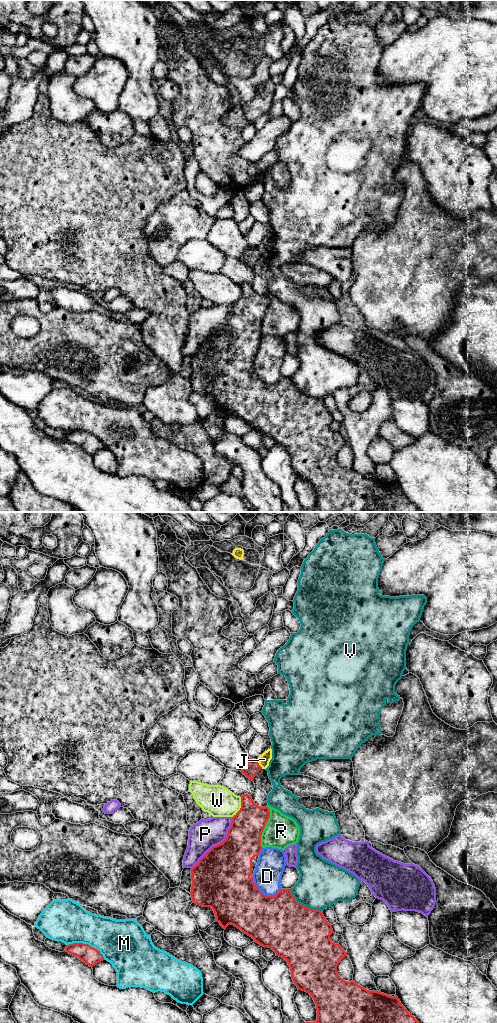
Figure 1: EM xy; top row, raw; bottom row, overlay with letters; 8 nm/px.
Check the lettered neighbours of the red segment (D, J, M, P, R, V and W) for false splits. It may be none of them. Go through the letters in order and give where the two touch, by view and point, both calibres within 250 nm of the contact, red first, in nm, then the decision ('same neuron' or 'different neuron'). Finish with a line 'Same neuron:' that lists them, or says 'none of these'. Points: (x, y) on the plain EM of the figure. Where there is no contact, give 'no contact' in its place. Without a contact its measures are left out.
D: meets red in xy at (266, 383); 440 nm thick on the red side, 220 nm on the other; different neuron
J: meets red in xy at (258, 252); 120 nm thick on the red side, 90 nm on the other; different neuron
M: meets red in xy at (87, 432); 140 nm thick on the red side, 340 nm on the other; different neuron
P: meets red in xy at (218, 332); 440 nm thick on the red side, 240 nm on the other; different neuron
R: meets red in xy at (264, 315); 280 nm thick on the red side, 260 nm on the other; different neuron
V: meets red in xy at (302, 393); 460 nm thick on the red side, 360 nm on the other; different neuron
W: meets red in xy at (241, 295); 280 nm thick on the red side, 240 nm on the other; different neuron
Same neuron: none of these

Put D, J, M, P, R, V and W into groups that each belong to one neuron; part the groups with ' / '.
D / J P / M / R / V / W

